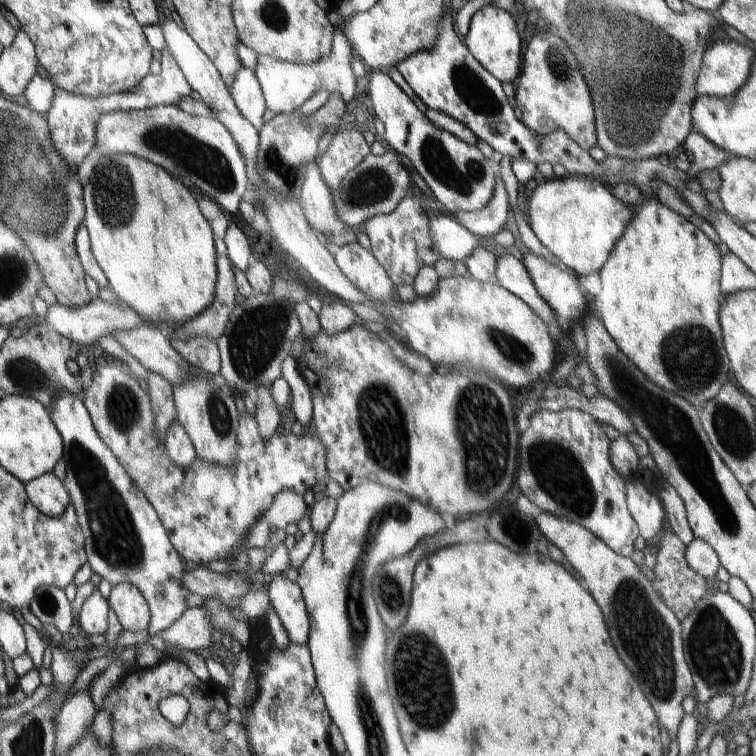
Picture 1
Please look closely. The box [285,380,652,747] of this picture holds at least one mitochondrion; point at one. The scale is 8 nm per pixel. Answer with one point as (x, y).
(415, 654)

